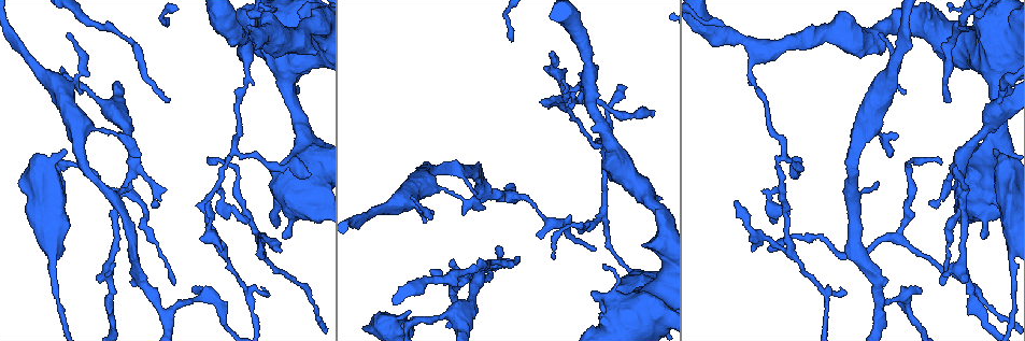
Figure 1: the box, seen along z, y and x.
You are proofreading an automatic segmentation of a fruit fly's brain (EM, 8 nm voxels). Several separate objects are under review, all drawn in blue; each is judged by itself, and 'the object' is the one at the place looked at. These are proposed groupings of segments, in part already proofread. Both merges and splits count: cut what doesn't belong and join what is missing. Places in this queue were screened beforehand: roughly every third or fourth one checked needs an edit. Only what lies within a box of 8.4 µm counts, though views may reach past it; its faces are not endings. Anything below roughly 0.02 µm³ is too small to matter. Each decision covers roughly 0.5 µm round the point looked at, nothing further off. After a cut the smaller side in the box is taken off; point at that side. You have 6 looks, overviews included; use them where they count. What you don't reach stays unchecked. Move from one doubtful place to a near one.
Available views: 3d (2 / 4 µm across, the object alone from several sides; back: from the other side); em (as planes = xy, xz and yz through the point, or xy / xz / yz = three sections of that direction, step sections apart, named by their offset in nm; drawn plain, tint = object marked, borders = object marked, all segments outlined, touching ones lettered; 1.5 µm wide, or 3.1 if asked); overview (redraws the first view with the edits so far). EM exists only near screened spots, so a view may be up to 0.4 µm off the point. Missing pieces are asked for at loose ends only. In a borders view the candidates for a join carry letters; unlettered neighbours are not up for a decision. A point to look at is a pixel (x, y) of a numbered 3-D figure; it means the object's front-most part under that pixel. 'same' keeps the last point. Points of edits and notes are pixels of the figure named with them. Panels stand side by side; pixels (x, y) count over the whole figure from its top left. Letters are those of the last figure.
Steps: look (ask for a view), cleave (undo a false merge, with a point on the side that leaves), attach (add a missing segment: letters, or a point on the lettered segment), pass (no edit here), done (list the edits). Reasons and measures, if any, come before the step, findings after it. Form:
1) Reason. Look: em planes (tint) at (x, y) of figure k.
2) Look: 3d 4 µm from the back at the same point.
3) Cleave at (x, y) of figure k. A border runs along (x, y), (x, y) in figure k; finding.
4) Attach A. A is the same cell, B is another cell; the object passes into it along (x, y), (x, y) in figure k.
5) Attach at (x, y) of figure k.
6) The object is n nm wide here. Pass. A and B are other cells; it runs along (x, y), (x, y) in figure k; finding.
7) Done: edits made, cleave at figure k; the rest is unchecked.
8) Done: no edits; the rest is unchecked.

Narrows sharply. Look: 3d 2 µm from the back at (462, 198) of figure 1.

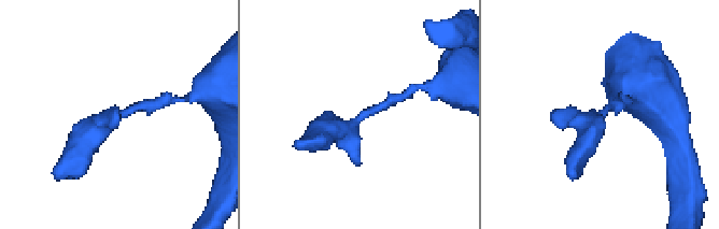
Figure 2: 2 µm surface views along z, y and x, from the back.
Look: em xy step 4 (tint) at (603, 112) of figure 2.

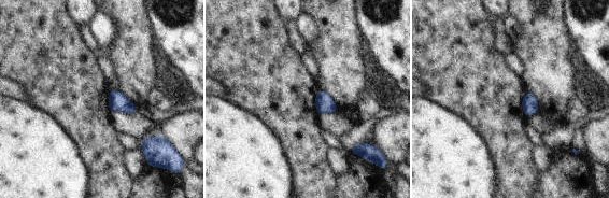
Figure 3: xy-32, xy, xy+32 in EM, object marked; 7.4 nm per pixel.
Cut it another way. Look: em planes (borders) at the same point.

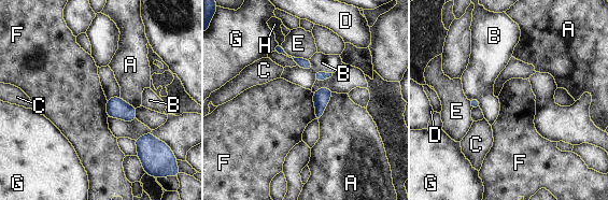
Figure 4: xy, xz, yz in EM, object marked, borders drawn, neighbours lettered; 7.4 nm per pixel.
The object is 70 nm wide here. Pass. A, B, C, D, E, F, G and H are other cells; it runs along (276, 48), (310, 67) in figure 4; one cell here.

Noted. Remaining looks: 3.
Tapers out. Look: em planes (borders) at (840, 286) of figure 1.

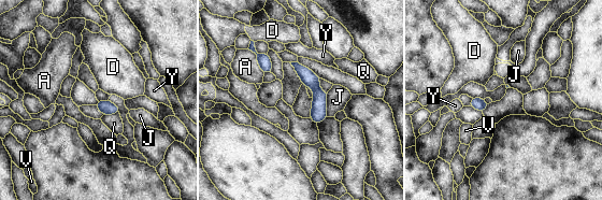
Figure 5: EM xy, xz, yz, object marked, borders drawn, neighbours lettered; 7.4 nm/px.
Pass. A, D, J, Q, V and Y are other cells; it runs along (296, 65), (317, 90), (317, 119) in figure 5; no lettered segment goes on from it.

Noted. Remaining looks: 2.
Tapers out. Look: 3d 2 µm at (250, 219) of figure 1.

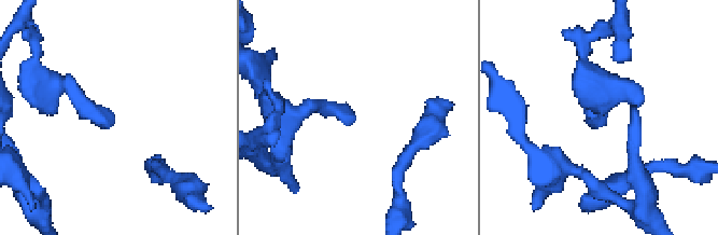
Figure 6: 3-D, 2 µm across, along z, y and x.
Look: em planes (borders) at (605, 120) of figure 6.

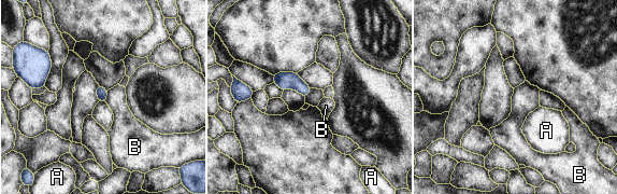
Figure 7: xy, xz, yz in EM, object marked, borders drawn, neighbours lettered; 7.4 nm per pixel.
The object is 80 nm wide here. Pass. A and B are other cells; a border runs along (108, 91), (108, 97), (104, 101) in figure 7; no lettered segment goes on from it.

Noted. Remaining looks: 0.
Done: no edits; the rest is unchecked.

